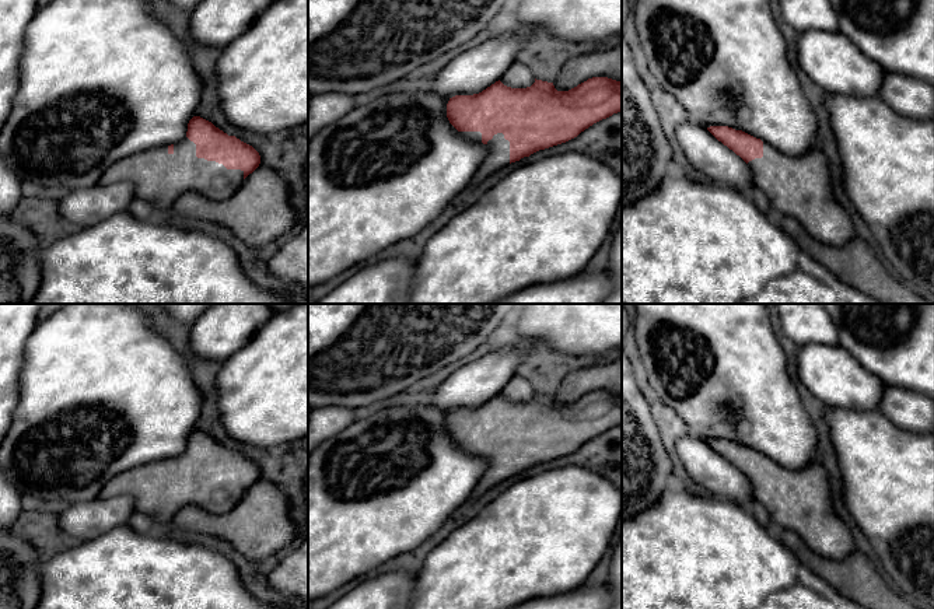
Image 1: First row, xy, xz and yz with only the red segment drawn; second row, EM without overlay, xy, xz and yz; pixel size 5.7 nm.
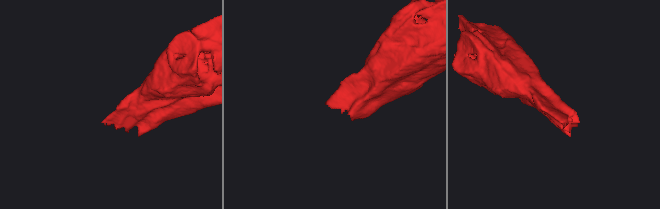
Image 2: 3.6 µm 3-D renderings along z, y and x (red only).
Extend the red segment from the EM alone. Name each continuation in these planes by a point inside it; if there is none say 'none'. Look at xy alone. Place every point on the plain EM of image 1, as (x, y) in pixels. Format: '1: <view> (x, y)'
1: xy (160, 492)

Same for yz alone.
1: yz (798, 499)

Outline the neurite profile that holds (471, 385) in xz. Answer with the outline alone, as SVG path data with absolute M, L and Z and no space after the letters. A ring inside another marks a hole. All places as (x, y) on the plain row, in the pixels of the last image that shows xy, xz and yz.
M504 337L490 353L449 374L431 392L430 402L448 412L479 407L499 395L515 368L536 350L518 339Z

